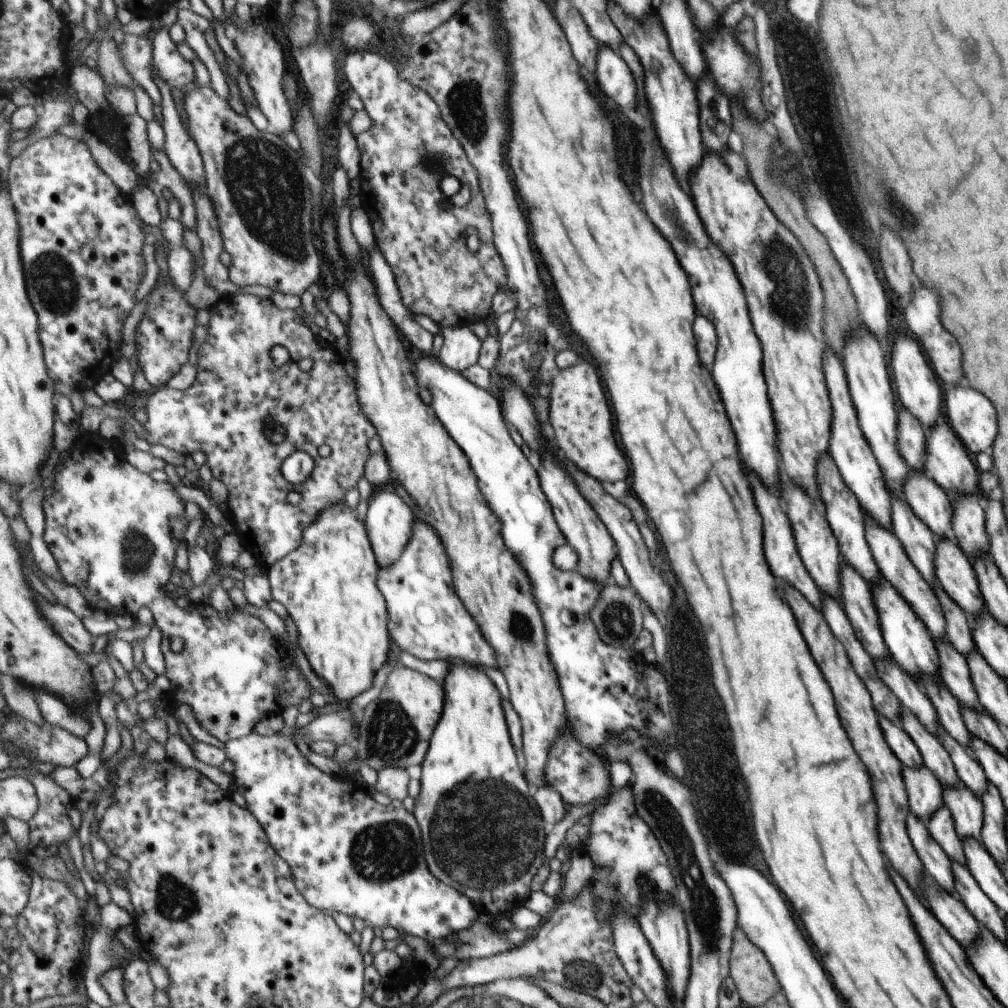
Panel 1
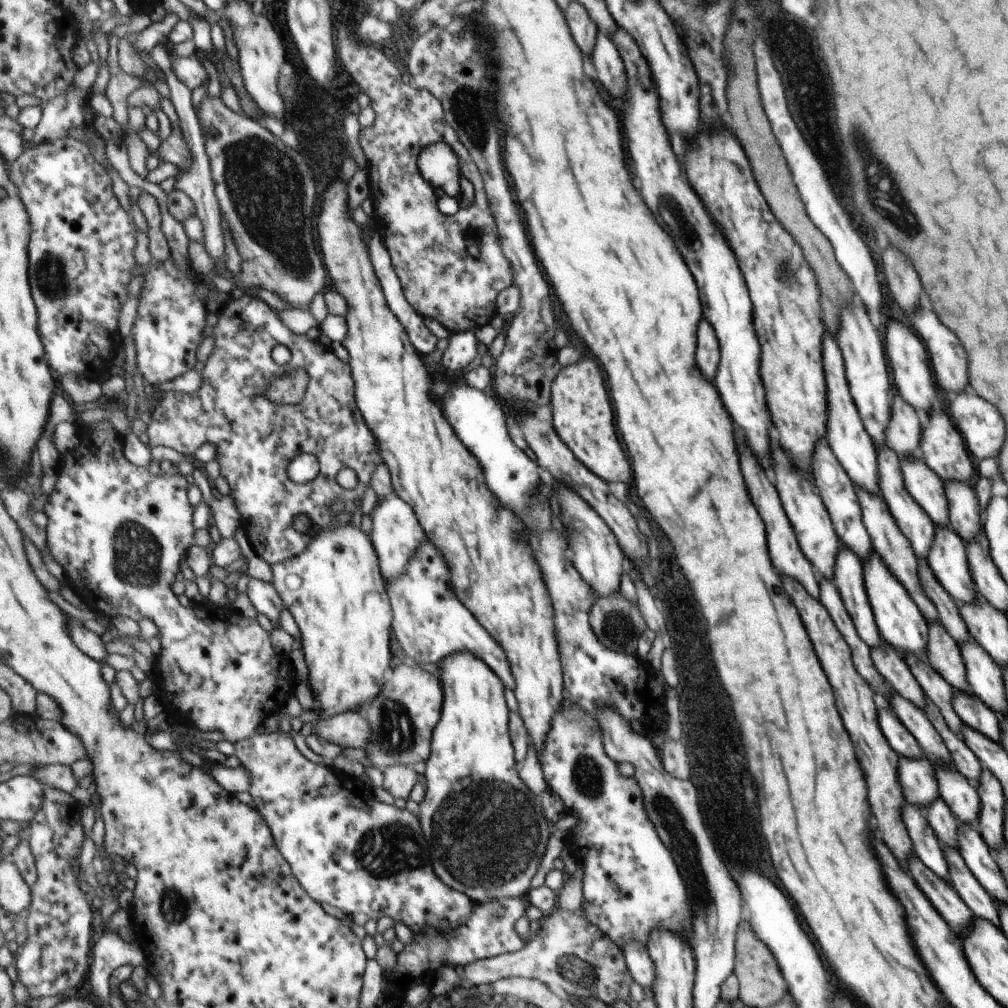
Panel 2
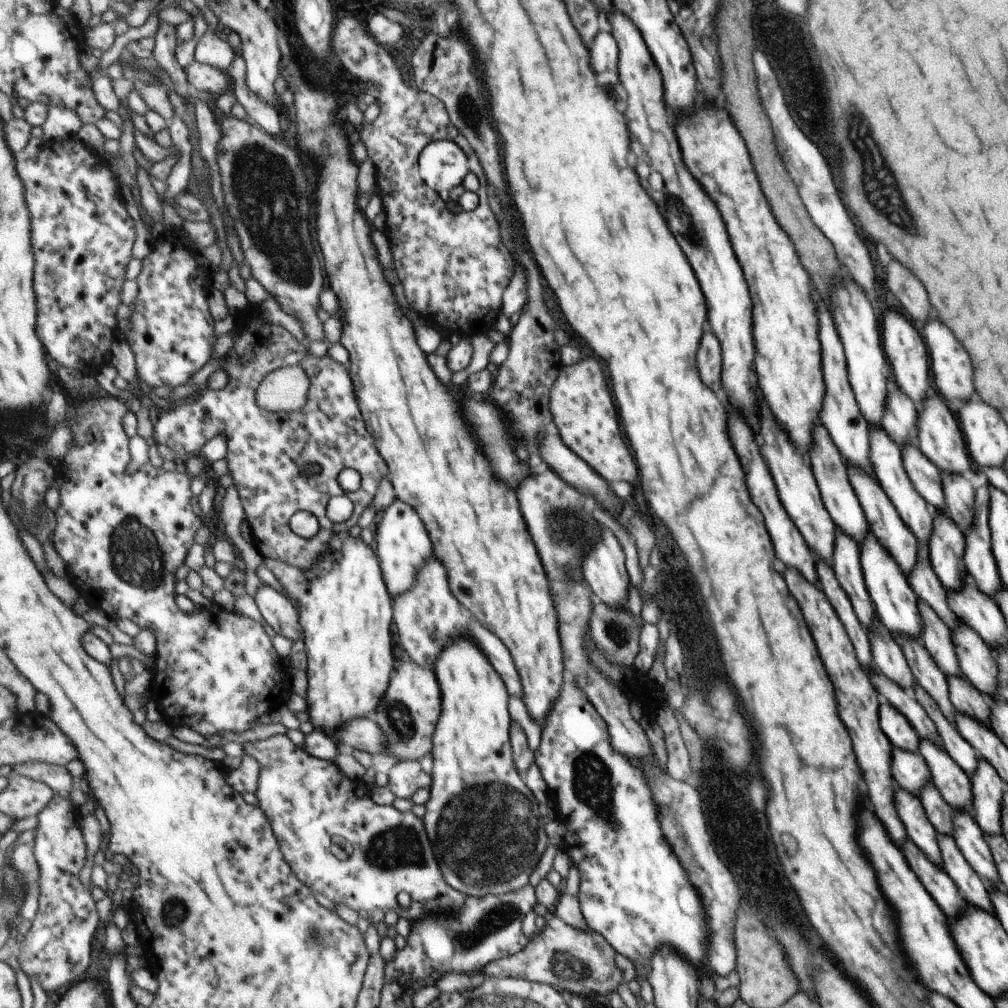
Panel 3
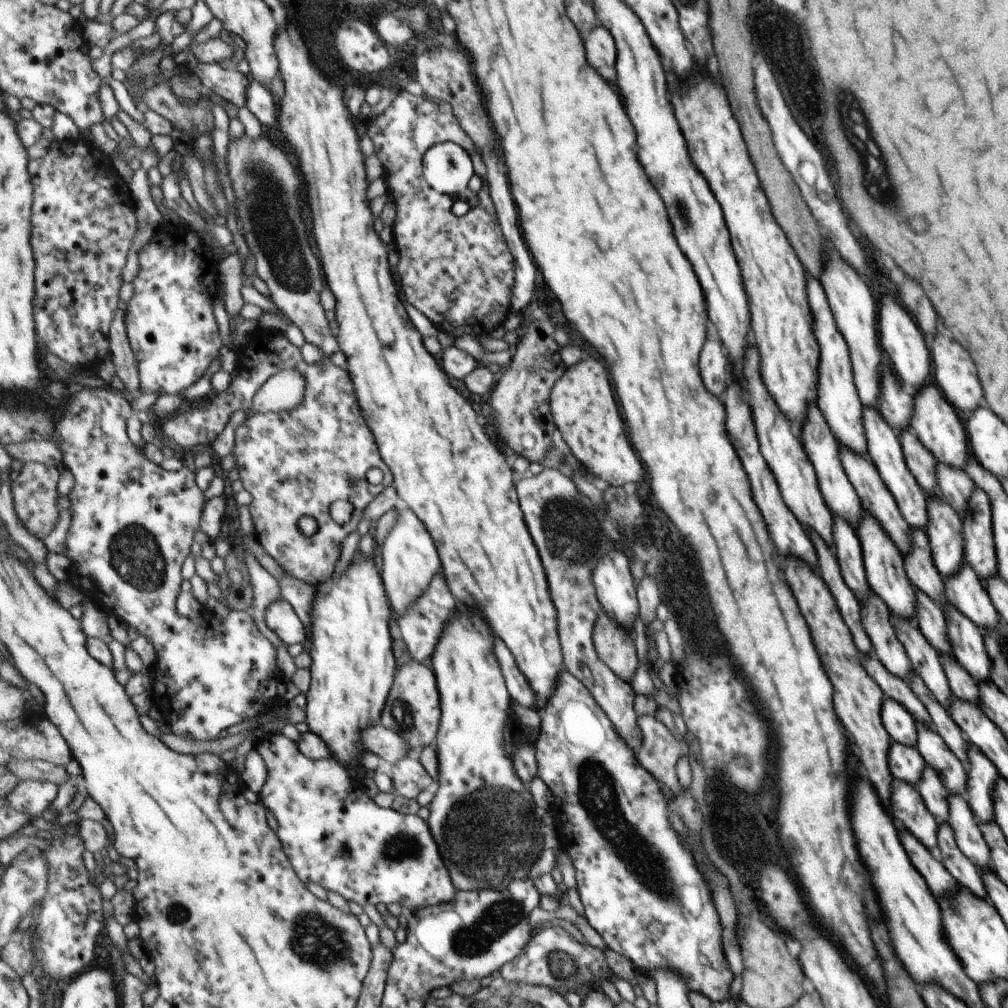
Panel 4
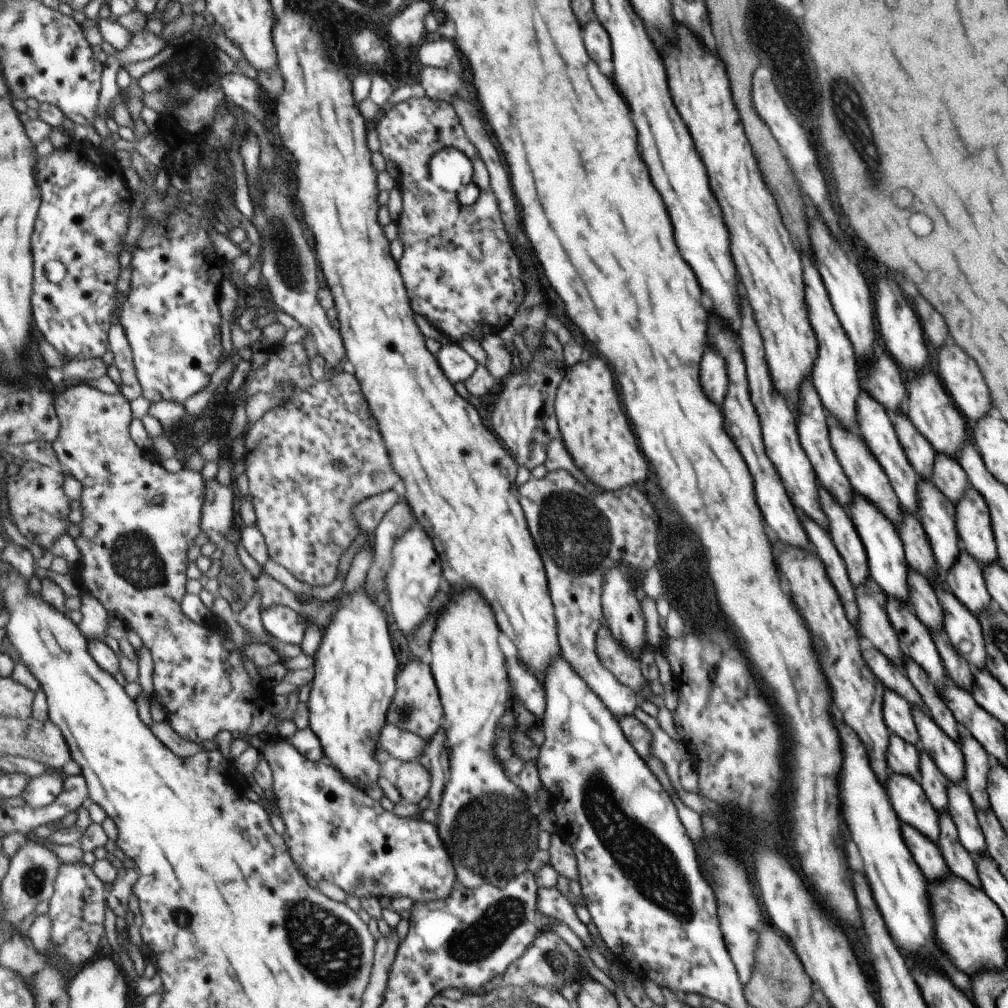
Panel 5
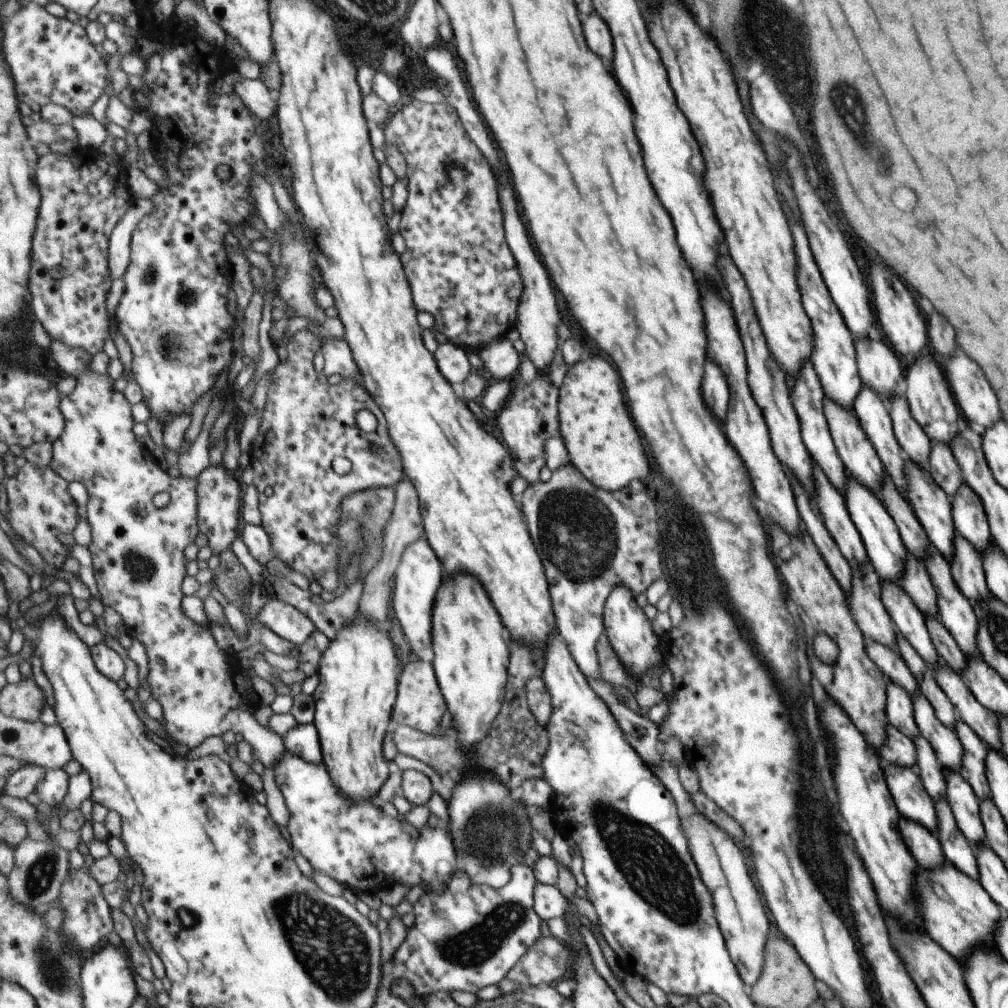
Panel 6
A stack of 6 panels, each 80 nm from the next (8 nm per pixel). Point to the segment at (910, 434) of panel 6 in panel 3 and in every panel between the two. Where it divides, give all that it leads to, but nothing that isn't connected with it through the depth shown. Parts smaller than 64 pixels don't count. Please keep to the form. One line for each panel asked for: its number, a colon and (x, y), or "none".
3: (925, 477)
4: (921, 463)
5: (919, 453)

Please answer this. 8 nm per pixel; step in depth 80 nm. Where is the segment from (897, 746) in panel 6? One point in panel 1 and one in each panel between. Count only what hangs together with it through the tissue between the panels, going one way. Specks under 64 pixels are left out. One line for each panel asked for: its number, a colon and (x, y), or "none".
1: (924, 793)
2: (917, 777)
3: (910, 770)
4: (906, 764)
5: (903, 758)

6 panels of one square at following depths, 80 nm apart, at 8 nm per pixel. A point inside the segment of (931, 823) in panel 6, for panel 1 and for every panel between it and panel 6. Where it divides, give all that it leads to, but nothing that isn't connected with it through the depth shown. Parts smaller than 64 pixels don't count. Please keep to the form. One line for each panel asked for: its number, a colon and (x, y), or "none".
1: (938, 864)
2: (926, 847)
3: (910, 811)
4: (907, 805)
5: (910, 801)

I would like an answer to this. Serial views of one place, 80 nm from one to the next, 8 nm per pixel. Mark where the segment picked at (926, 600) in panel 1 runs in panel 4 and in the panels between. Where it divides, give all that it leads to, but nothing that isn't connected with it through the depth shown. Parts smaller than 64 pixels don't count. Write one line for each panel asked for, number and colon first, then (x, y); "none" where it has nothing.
2: (887, 542)
3: (884, 522)
4: (876, 500)

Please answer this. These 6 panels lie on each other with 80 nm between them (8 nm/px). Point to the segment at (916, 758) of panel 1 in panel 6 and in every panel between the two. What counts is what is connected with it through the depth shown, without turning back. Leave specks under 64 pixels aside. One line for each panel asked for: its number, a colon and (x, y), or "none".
2: (897, 737)
3: (895, 726)
4: (897, 720)
5: (897, 717)
6: (898, 704)

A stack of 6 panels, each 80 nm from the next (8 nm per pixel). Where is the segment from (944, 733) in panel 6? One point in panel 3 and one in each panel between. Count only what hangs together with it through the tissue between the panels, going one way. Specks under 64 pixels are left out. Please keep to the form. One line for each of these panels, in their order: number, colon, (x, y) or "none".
3: (953, 784)
4: (935, 753)
5: (947, 755)

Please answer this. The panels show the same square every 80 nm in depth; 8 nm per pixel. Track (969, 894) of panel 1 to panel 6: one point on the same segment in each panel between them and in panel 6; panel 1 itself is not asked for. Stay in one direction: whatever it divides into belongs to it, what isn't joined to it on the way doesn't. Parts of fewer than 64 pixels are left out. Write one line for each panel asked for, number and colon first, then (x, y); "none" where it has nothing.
2: (967, 886)
3: (956, 866)
4: (952, 857)
5: (958, 861)
6: (954, 845)

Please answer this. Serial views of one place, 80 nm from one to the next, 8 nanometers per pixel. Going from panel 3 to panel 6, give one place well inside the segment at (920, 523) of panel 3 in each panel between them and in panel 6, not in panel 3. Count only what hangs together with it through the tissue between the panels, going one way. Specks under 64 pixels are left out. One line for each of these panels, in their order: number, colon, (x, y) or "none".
4: (883, 449)
5: (874, 425)
6: (871, 411)

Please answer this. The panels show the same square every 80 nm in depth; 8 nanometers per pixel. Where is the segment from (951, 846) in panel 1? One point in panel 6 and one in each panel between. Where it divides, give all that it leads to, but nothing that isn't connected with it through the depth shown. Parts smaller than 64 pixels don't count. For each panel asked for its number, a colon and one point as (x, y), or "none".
2: (941, 821)
3: (939, 813)
4: (934, 794)
5: (933, 782)
6: (930, 771)

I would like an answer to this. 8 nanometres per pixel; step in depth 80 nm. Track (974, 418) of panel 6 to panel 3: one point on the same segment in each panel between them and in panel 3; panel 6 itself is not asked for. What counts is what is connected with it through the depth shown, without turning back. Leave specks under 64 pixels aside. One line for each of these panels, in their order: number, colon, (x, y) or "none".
3: (953, 376)
4: (954, 372)
5: (959, 374)

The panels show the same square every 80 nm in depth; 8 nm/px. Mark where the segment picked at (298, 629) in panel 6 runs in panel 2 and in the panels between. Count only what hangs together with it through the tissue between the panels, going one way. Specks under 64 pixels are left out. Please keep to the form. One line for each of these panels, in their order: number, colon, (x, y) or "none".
2: (264, 596)
3: (278, 610)
4: (281, 617)
5: (286, 624)

